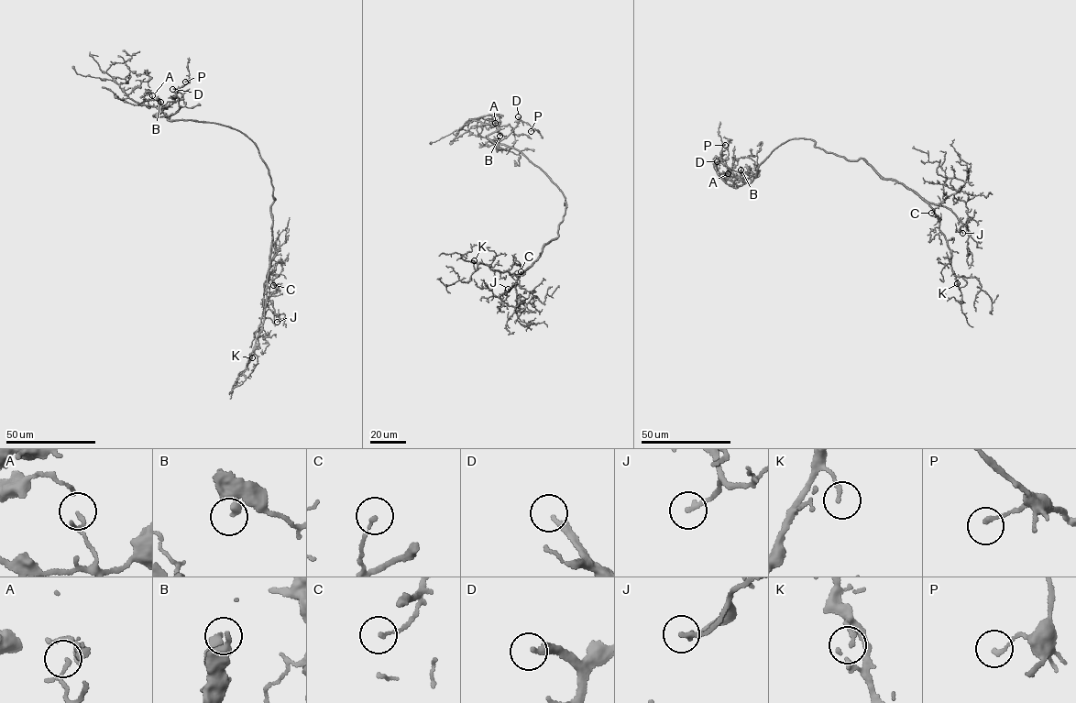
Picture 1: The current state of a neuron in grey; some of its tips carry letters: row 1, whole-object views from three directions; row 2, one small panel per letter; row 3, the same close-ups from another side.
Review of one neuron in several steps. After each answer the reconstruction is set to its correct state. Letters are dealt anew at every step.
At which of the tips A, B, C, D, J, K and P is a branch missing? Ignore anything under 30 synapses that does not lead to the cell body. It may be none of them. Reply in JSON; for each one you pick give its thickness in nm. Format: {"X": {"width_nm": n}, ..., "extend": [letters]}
{"B": {"width_nm": 320}, "D": {"width_nm": 280}, "extend": ["B", "D"]}

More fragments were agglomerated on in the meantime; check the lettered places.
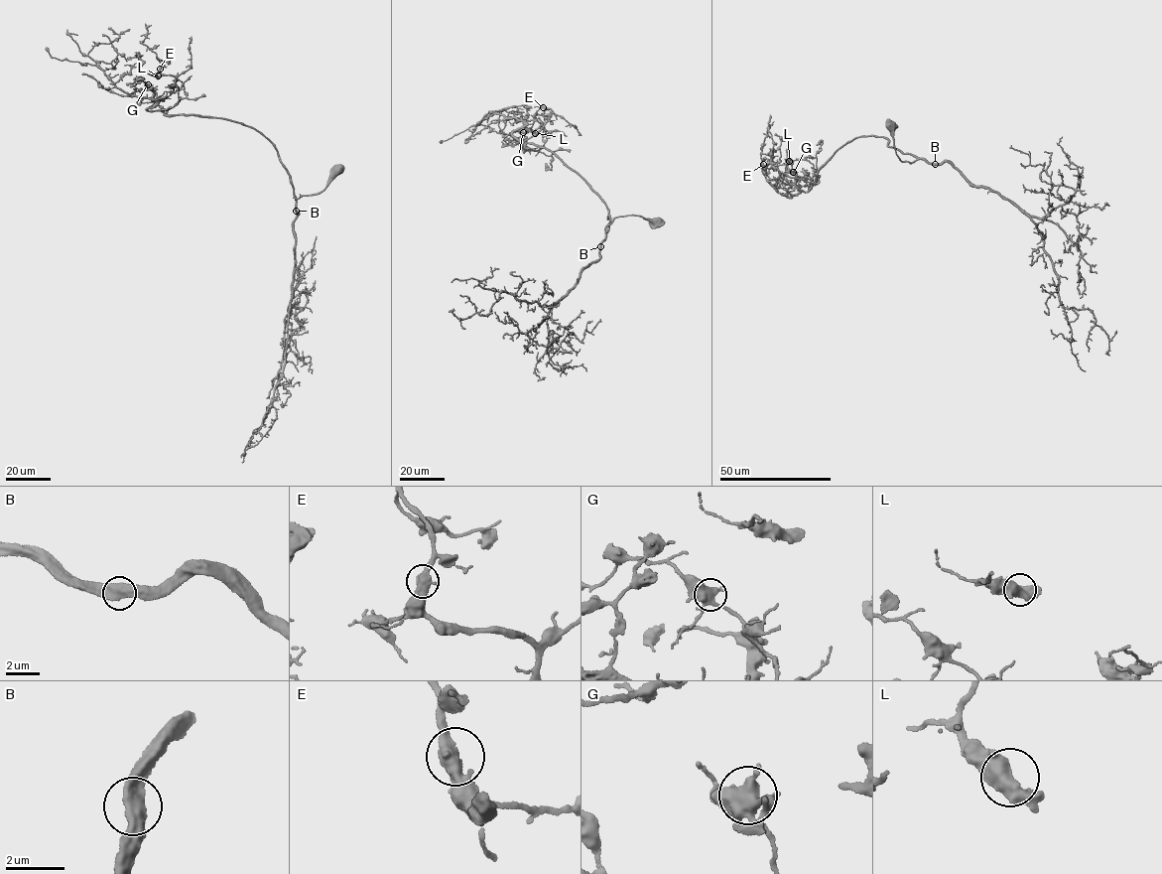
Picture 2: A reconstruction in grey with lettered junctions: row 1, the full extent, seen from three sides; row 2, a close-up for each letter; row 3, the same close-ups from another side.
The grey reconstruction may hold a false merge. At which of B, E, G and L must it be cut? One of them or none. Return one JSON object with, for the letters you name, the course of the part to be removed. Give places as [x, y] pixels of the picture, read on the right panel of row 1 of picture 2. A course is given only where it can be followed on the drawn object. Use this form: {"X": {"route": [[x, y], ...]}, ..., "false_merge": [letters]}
{"false_merge": []}

